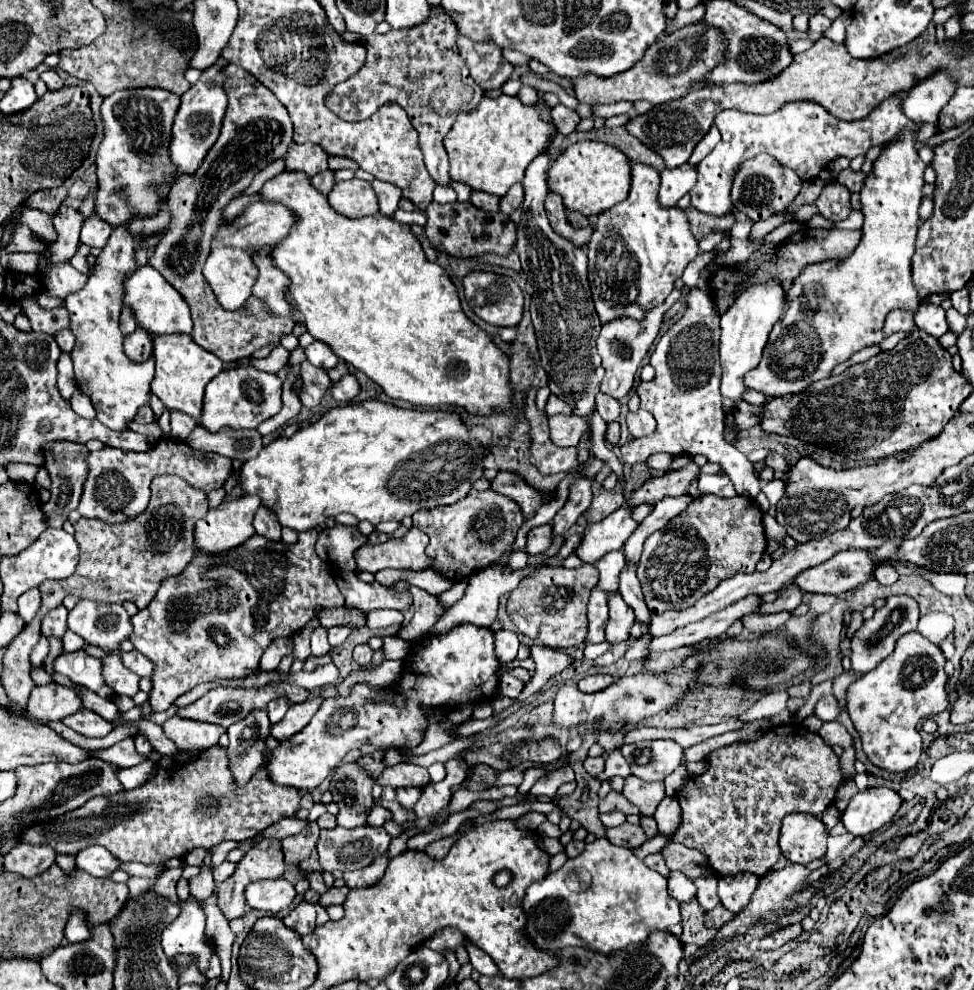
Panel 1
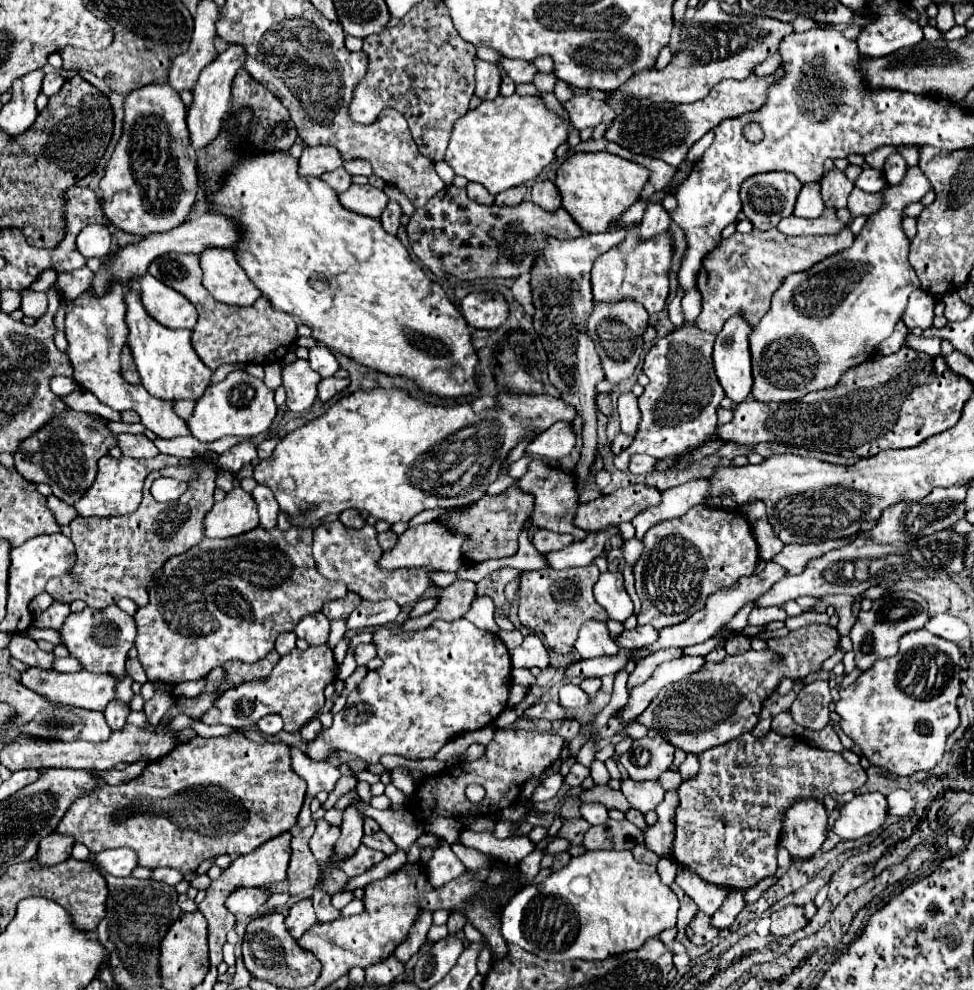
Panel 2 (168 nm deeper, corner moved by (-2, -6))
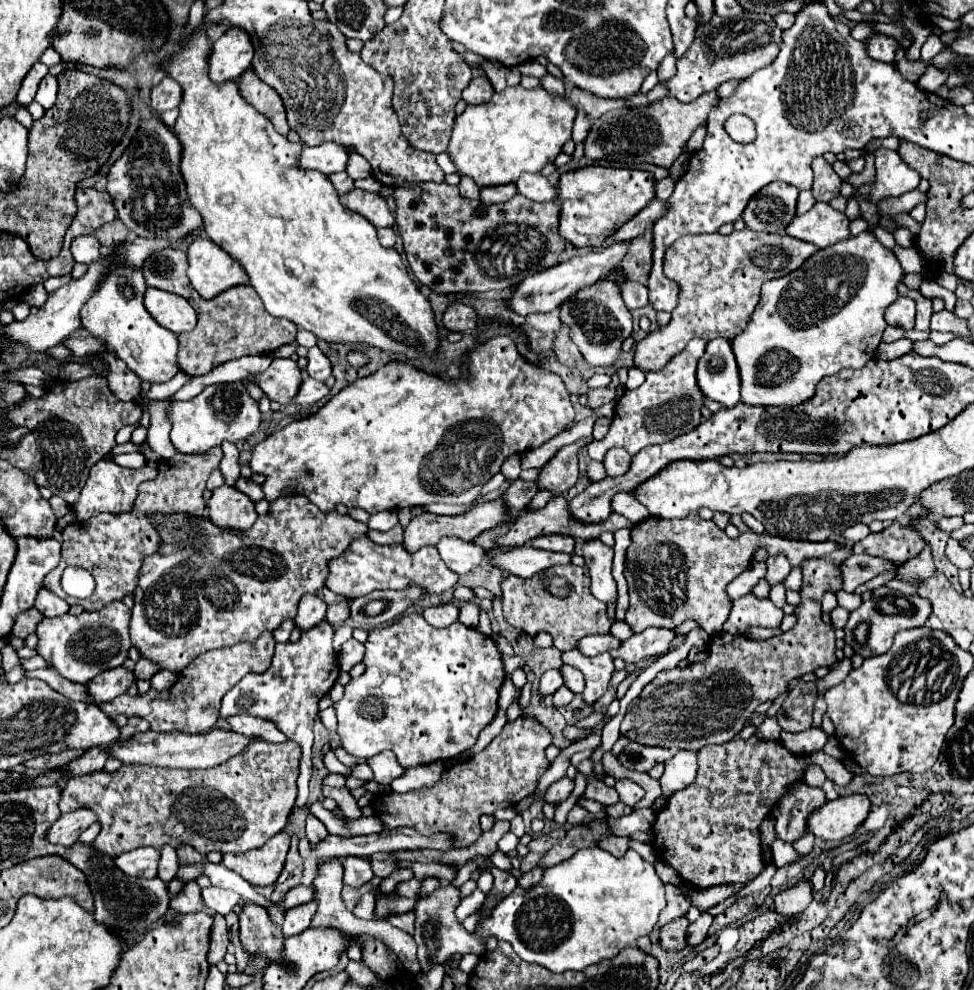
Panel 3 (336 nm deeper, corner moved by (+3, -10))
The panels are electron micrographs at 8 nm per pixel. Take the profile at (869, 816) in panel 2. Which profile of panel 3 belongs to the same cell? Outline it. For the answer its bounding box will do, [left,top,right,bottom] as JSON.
[807,794,871,840]

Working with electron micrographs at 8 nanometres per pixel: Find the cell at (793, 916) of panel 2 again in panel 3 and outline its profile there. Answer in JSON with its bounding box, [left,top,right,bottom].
[775,880,813,918]

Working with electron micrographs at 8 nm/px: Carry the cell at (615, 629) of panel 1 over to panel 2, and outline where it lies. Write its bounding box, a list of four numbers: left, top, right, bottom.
[594,572,634,624]

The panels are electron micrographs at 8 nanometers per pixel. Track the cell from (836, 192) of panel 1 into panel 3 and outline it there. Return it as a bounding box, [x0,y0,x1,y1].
[813,156,841,202]

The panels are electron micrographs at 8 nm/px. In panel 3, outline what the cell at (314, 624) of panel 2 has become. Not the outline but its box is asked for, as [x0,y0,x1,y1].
[295,594,327,632]

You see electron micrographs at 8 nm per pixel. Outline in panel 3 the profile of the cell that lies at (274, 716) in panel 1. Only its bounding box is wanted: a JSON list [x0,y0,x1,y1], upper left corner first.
[225,714,287,742]

